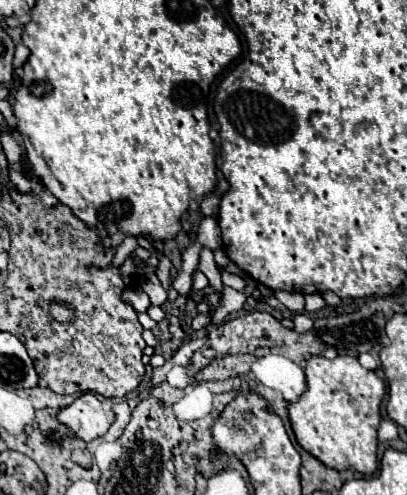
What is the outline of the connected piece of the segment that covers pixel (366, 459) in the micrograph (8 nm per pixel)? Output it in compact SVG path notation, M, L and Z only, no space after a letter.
M312 356L306 364L306 382L308 390L300 396L298 402L288 404L288 414L292 422L292 430L296 434L298 444L308 450L312 456L318 456L322 464L328 468L354 468L356 472L362 472L366 476L374 474L378 470L378 438L376 430L380 424L380 404L386 394L386 384L382 378L378 378L372 370L366 370L360 366L358 358L354 356L336 356L334 360L328 360L324 356Z

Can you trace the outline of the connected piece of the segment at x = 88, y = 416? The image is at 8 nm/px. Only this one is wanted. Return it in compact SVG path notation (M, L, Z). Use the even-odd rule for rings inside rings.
M82 394L70 406L58 412L58 422L84 442L96 440L108 432L114 422L114 412L96 394Z

